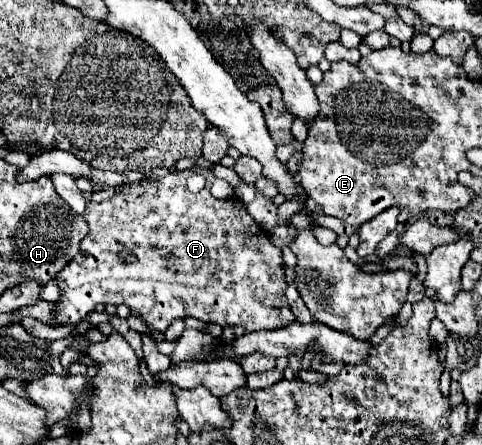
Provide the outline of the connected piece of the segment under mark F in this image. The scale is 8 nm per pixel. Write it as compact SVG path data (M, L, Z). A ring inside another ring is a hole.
M191 169L191 171L175 171L175 173L169 173L165 175L163 179L155 181L141 181L137 185L123 185L111 199L105 199L101 203L97 201L89 201L87 203L87 209L83 213L83 219L87 221L89 225L89 233L87 237L81 241L79 245L79 253L73 257L73 261L69 261L63 271L59 271L57 275L57 285L61 287L61 299L57 301L57 311L55 311L55 319L63 325L73 325L73 323L79 323L83 321L83 317L87 313L91 313L95 309L95 305L103 303L103 305L121 305L125 303L129 309L135 309L141 313L143 321L147 325L151 325L153 329L157 331L163 331L173 323L173 319L183 319L183 317L195 317L195 319L201 319L205 323L215 323L215 325L221 325L221 327L227 327L227 325L241 325L247 333L251 331L261 331L261 329L281 329L281 327L287 327L291 323L295 323L295 315L293 311L289 309L289 303L285 299L285 287L287 287L287 281L285 281L285 269L283 269L283 253L281 249L277 249L271 239L267 237L267 233L261 229L261 225L249 215L249 211L245 209L243 201L241 199L215 199L211 195L211 183L213 183L215 175L209 171L209 169ZM189 173L201 173L207 183L205 187L199 191L199 193L191 193L187 189L187 177Z

